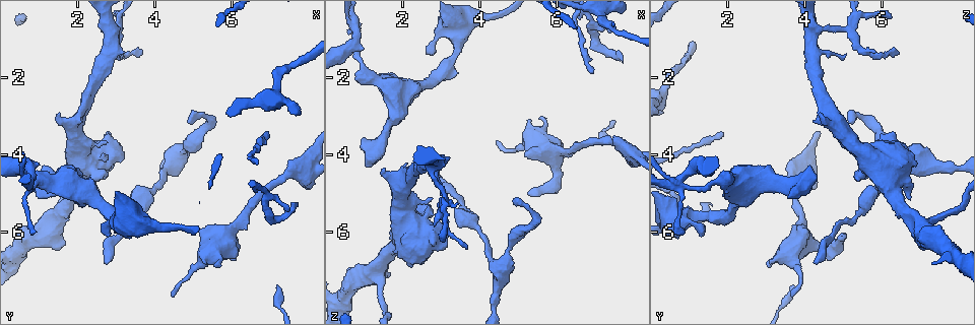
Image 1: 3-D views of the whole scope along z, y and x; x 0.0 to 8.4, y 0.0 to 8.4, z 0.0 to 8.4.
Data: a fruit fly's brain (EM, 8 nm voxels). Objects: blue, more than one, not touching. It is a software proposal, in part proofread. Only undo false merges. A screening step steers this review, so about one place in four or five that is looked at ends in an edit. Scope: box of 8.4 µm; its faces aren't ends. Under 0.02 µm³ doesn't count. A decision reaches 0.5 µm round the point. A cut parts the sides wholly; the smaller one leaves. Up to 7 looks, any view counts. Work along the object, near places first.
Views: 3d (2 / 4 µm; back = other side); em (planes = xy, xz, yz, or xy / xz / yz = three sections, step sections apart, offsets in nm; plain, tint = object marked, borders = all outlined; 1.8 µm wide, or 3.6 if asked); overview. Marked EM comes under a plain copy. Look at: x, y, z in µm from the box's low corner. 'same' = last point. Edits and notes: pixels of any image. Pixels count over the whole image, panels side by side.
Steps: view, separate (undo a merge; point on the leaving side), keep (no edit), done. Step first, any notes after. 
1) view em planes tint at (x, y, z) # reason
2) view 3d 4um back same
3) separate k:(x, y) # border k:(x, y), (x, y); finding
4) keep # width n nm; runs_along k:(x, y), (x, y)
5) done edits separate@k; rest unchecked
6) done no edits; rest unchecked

view em 3.6um xz step 16 tint at (5.95, 6.35, 4.05) # sharp bend

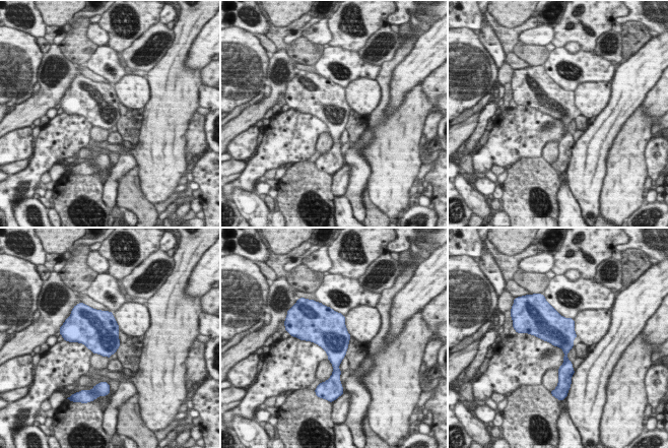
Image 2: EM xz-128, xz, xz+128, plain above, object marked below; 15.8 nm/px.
view em 3.6um planes tint same

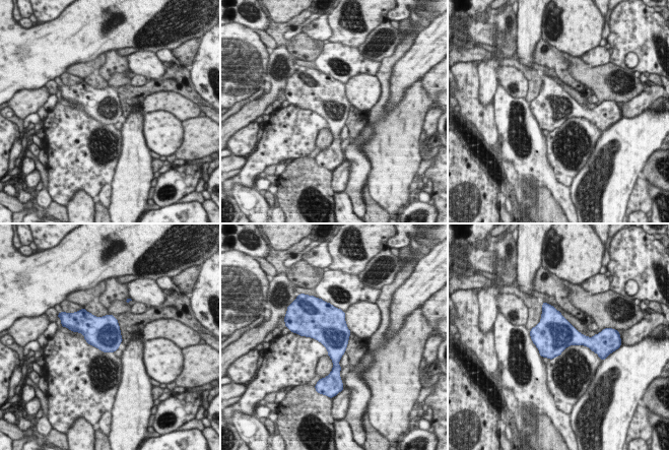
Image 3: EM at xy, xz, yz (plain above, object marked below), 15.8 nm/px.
keep # all the same neuron

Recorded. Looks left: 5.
view em xz step 16 tint at (3.05, 0.70, 5.20) # sharp bend

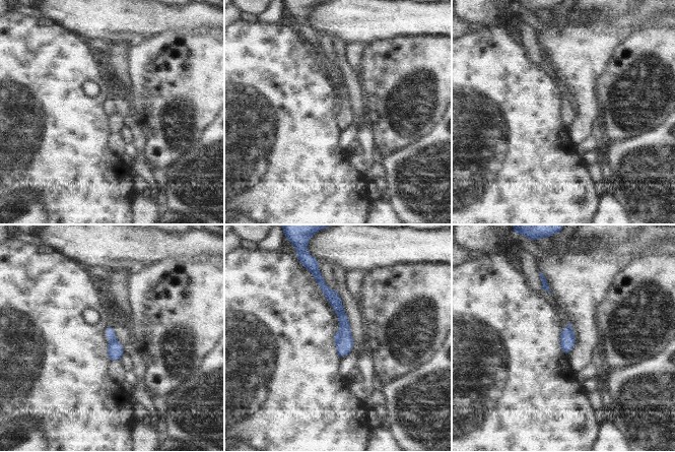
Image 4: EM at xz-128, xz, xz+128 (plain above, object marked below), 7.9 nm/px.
view em planes borders same

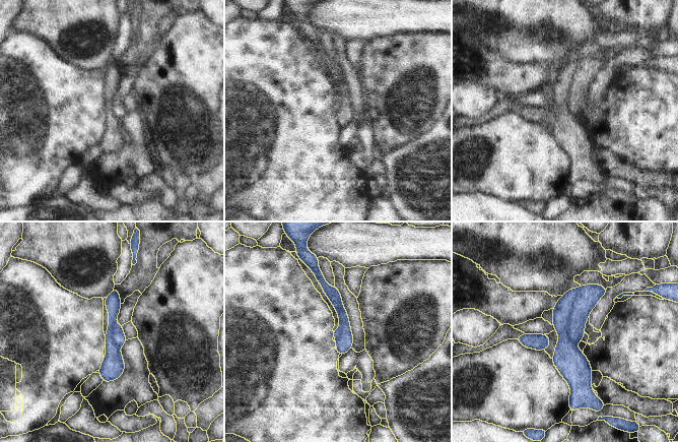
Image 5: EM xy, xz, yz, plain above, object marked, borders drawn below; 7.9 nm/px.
separate 5:(562, 310) # width 140 nm; part_leaving 5:(573, 291), (561, 332), (577, 395); a second neuron is stuck on

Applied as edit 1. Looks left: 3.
view 3d 2um at (3.95, 5.00, 5.85) # calibre changes

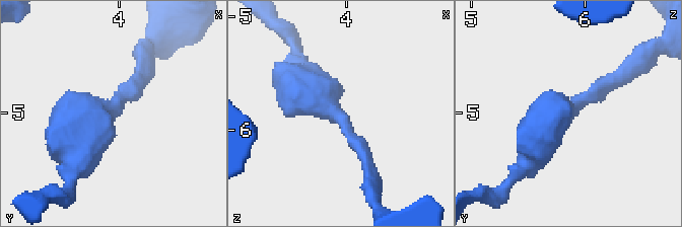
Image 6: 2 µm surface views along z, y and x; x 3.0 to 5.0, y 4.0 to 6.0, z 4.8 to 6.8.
view em xz step 16 tint at (3.90, 4.96, 5.88) # arm_widths 160, 280 nm; need the tissue

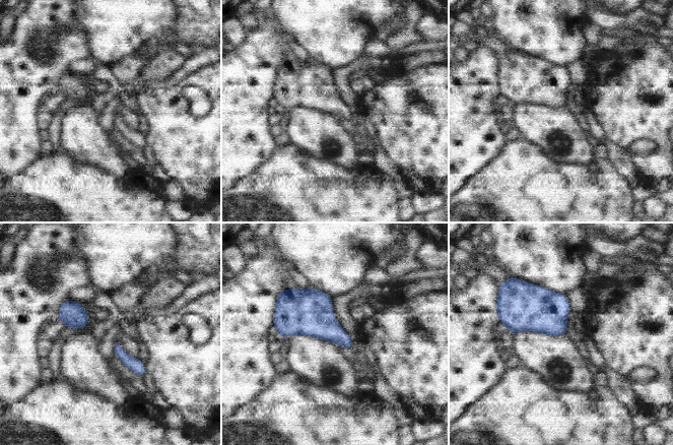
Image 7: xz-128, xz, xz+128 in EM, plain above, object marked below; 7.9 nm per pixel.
keep # runs_along 7:(117, 347), (130, 363), (143, 372); continuous, no second neuron

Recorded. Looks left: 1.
done edits separate@5; rest unchecked

